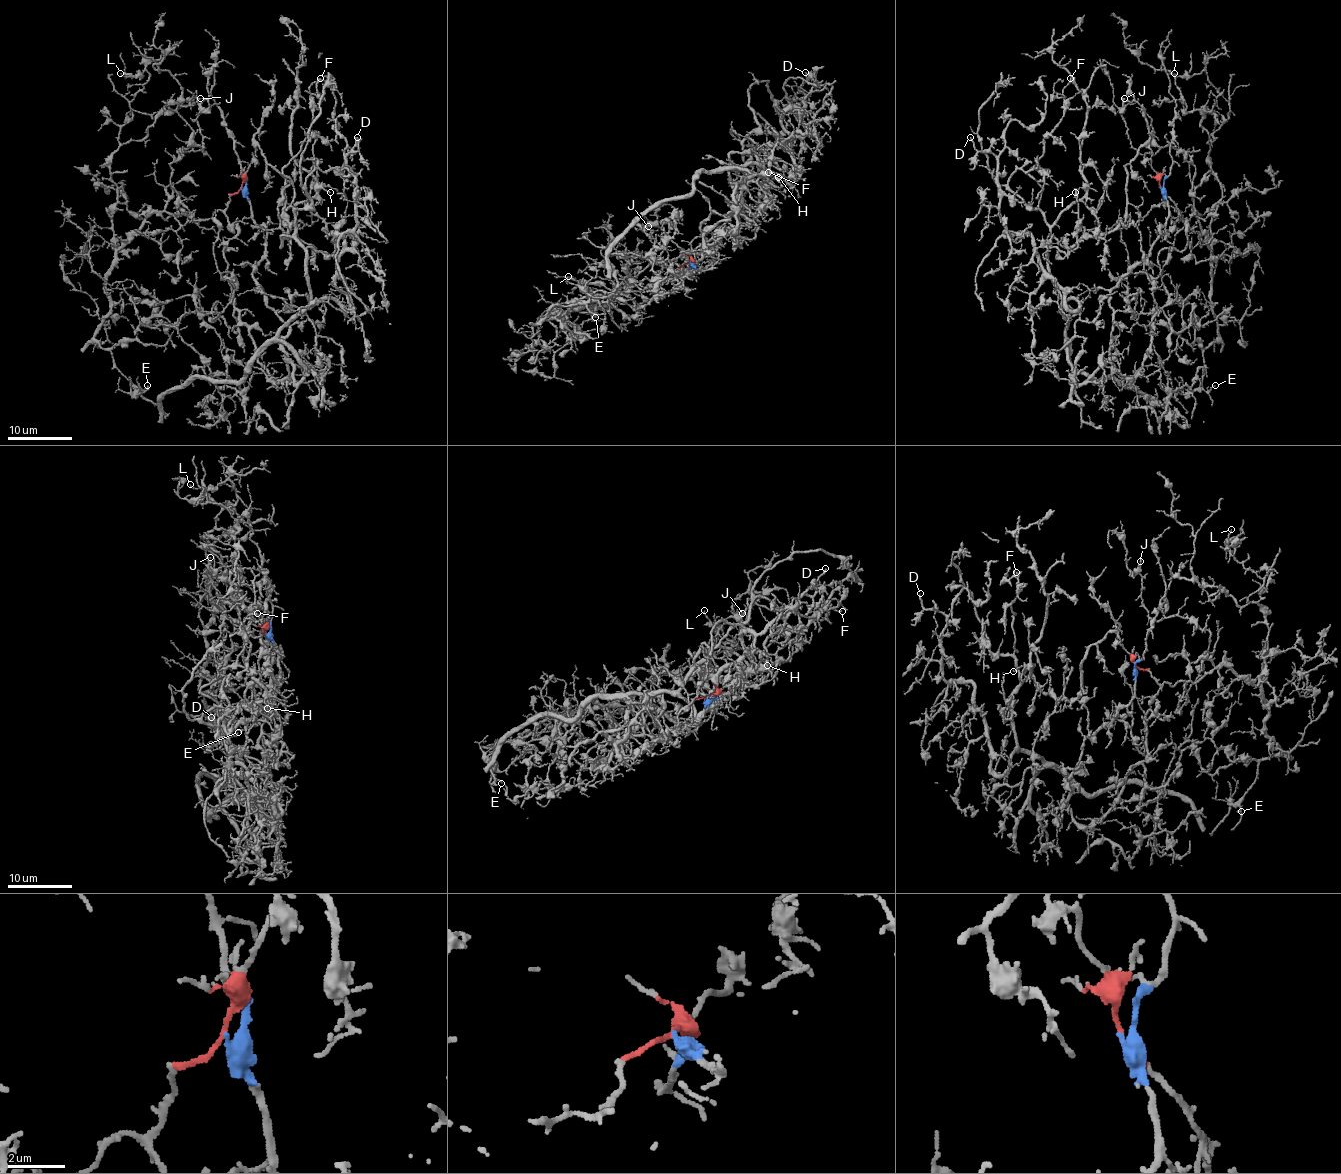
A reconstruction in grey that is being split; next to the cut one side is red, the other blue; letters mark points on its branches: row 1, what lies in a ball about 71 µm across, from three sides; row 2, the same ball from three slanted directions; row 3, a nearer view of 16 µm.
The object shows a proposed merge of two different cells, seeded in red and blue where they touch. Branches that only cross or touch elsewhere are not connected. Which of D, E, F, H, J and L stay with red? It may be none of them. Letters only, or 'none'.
E, J, L

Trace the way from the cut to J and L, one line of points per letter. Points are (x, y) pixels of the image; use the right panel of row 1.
J: (1160, 187), (1185, 224), (1194, 209), (1193, 164), (1169, 145), (1141, 154), (1123, 119), (1125, 98)
L: (1160, 187), (1177, 219), (1194, 211), (1209, 238), (1222, 196), (1209, 154), (1230, 107), (1203, 72), (1173, 73)

